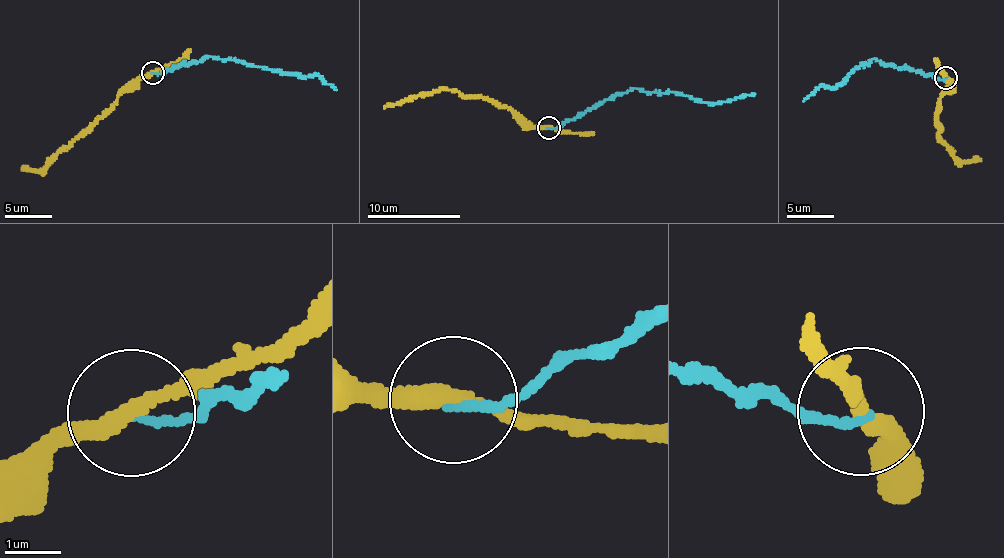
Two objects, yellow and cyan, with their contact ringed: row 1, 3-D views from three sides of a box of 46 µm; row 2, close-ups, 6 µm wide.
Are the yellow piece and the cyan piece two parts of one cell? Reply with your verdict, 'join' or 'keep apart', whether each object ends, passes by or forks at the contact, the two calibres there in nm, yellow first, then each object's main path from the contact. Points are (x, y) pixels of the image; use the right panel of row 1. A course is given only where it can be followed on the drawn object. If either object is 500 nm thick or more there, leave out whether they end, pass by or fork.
keep apart; yellow passes by; cyan ends there; 280 nm thick on the yellow side, 130 nm on the other; yellow runs (946, 78), (951, 81), (939, 103), (938, 137), (958, 159), (981, 161); cyan runs (946, 78), (941, 80), (872, 59), (851, 70), (844, 82), (817, 87), (803, 101)

